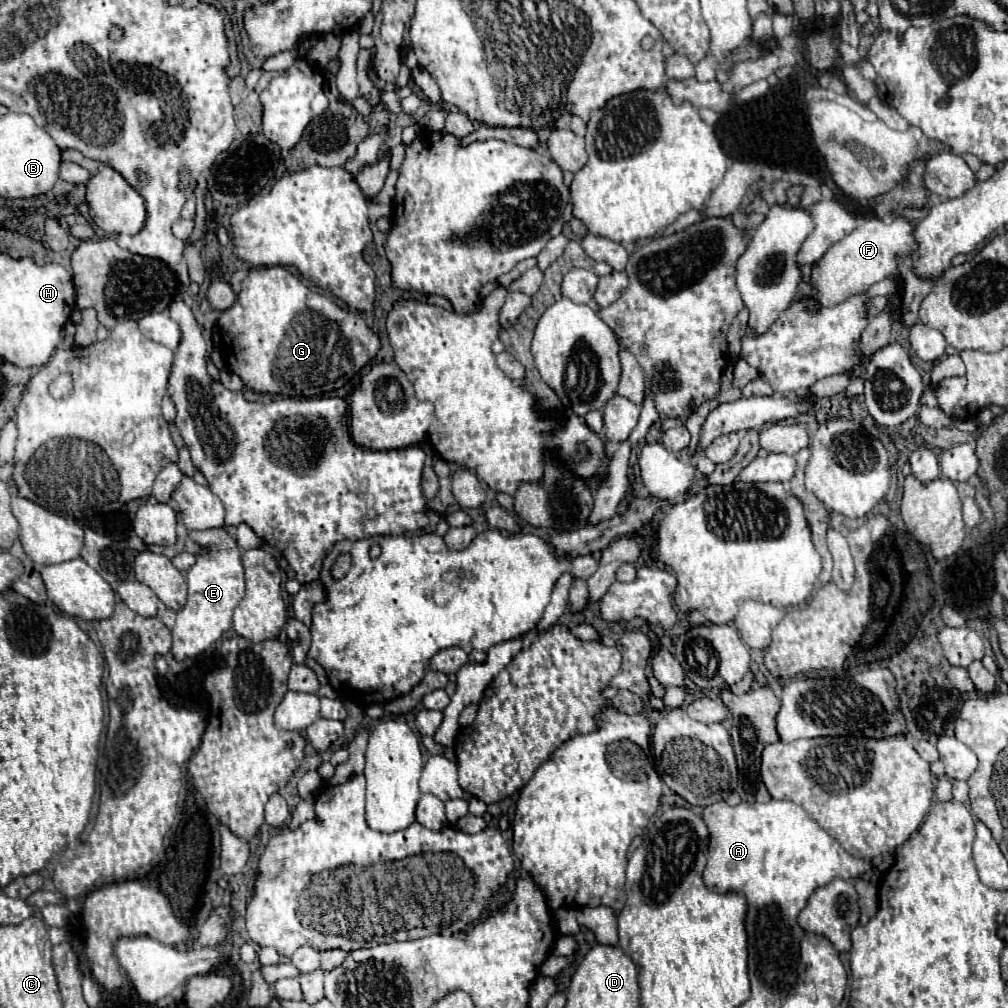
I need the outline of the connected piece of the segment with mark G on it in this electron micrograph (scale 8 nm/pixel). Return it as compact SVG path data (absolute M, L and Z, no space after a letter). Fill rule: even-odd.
M285 266L254 268L242 280L238 300L218 318L218 328L228 346L230 368L248 390L284 394L290 398L314 398L342 388L380 352L378 336L366 326L358 312L344 310L332 298L310 290Z

